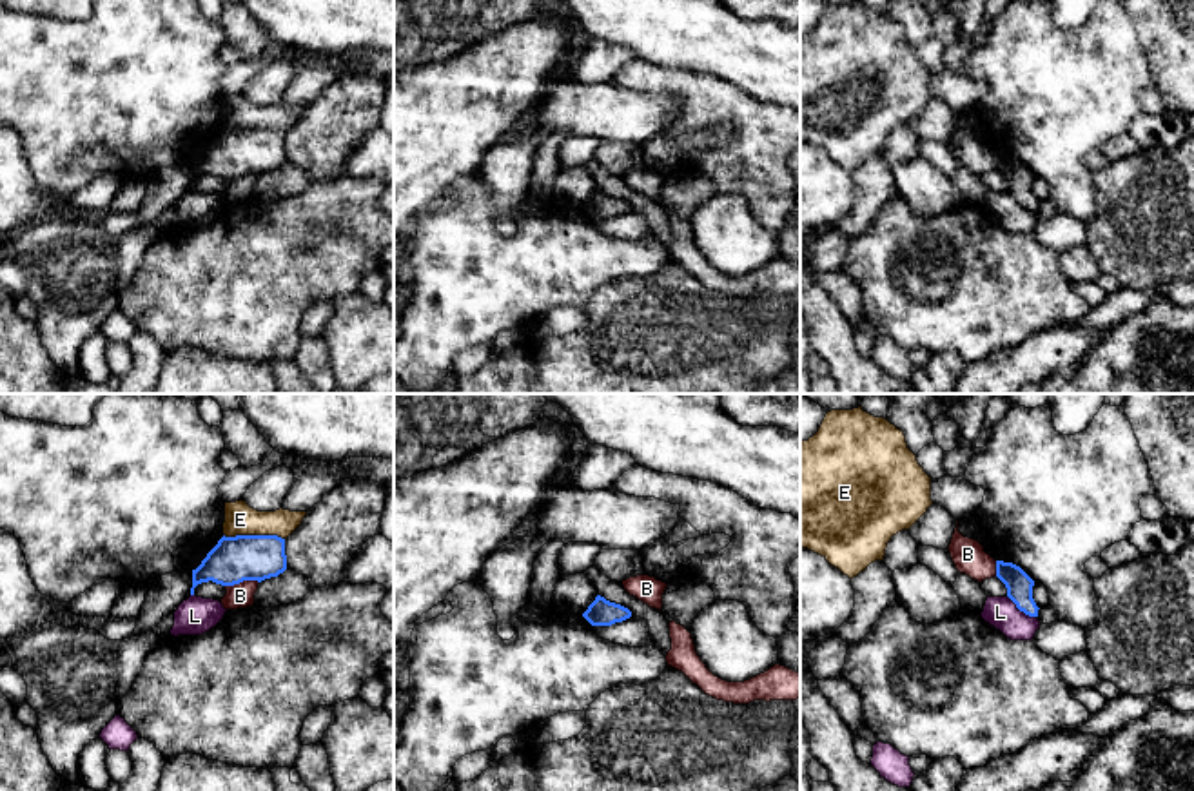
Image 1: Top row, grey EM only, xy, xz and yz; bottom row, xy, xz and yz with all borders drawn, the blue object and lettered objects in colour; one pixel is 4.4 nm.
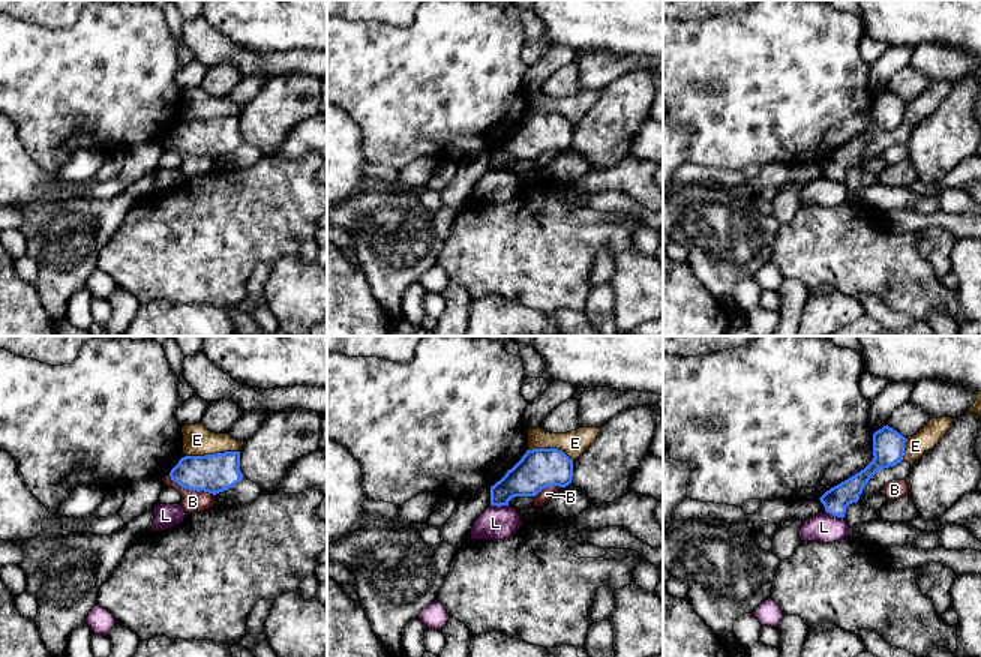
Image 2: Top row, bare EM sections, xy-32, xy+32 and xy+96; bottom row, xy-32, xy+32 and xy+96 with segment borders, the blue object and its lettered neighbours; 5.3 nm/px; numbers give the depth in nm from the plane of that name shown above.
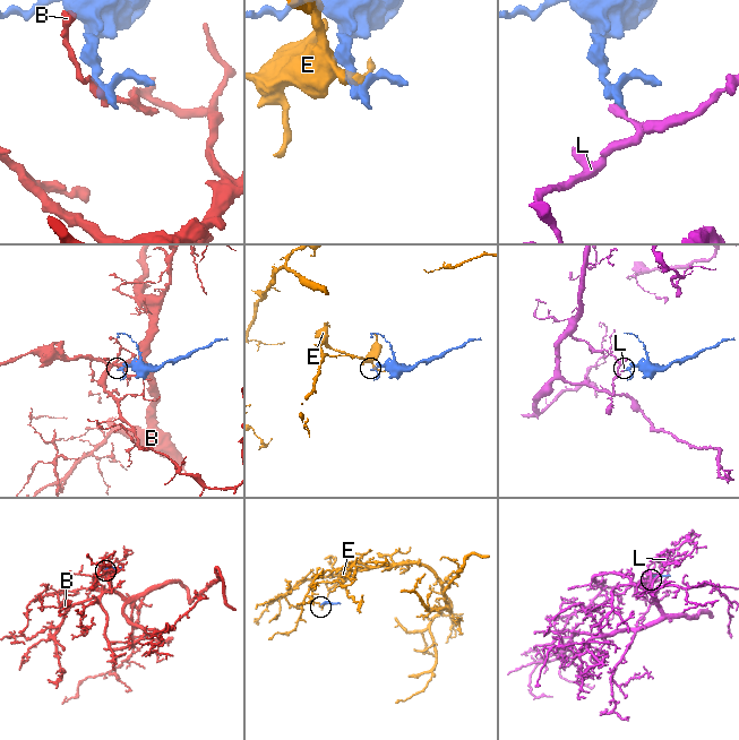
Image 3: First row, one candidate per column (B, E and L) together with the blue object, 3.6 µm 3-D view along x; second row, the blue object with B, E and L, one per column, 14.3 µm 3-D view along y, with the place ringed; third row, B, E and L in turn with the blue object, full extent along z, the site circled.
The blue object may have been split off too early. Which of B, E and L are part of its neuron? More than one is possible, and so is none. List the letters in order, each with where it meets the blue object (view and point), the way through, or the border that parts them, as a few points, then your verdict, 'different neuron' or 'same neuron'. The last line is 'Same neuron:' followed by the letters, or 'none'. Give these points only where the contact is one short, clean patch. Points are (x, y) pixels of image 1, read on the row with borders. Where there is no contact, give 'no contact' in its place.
B: contact xy (242, 581); border xy (258, 581), (240, 581), (225, 586); different neuron
E: contact xy (254, 536); border xy (224, 534), (280, 536), (283, 539); different neuron
L: contact yz (1020, 610); border yz (1008, 595), (1020, 610), (1035, 617); different neuron
Same neuron: none

